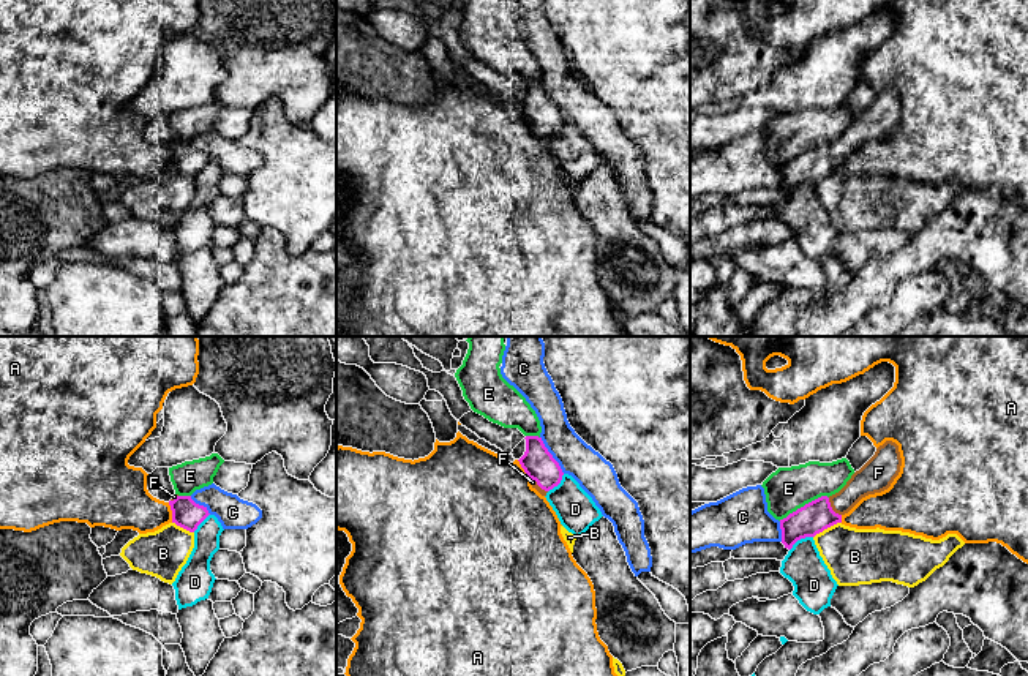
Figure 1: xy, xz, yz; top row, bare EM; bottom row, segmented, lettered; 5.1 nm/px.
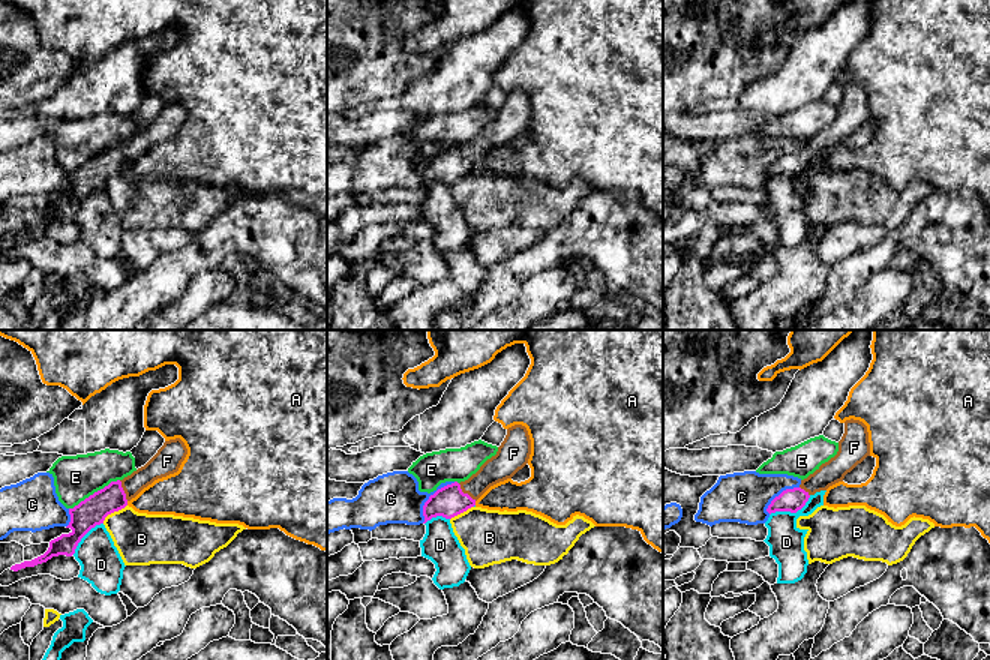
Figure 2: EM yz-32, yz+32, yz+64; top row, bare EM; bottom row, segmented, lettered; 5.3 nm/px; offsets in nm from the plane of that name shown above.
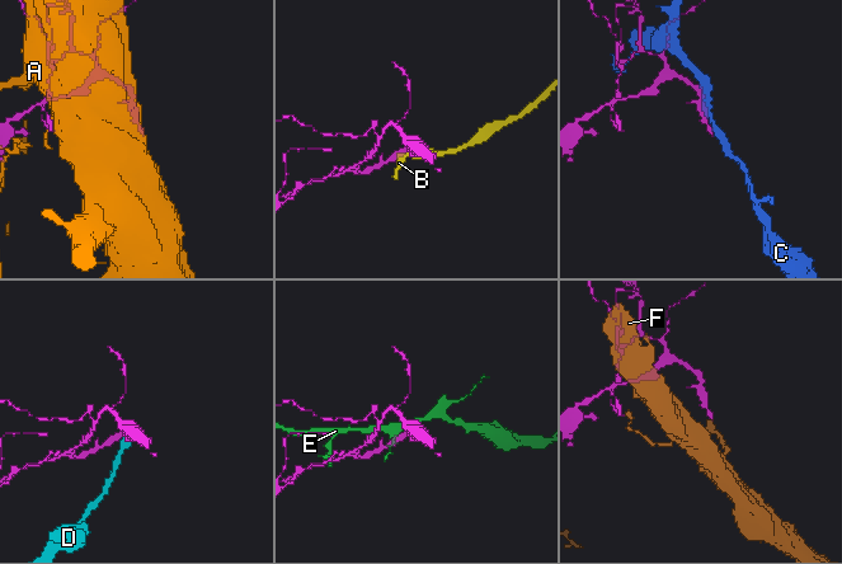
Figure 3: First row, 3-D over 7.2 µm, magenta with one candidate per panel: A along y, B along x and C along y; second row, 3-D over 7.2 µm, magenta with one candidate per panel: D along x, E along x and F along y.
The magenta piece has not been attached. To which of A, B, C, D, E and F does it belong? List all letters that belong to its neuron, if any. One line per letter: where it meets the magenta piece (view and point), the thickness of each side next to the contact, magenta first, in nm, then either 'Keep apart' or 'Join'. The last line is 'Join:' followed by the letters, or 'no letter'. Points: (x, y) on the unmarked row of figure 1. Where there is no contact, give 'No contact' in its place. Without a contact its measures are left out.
A: Touches magenta at xy (172, 158). Thickness 150 nm (magenta) against 260 nm. Keep apart
B: Touches magenta at yz (826, 174). Thickness 160 nm (magenta) against 280 nm. Keep apart
C: Touches magenta at xz (551, 101). Thickness 160 nm (magenta) against 190 nm. Keep apart
D: Touches magenta at yz (799, 185). Thickness 160 nm (magenta) against 200 nm. Keep apart
E: Touches magenta at yz (804, 152). Thickness 160 nm (magenta) against 220 nm. Keep apart
F: Touches magenta at yz (831, 153). Thickness 160 nm (magenta) against 150 nm. Join
Join: F

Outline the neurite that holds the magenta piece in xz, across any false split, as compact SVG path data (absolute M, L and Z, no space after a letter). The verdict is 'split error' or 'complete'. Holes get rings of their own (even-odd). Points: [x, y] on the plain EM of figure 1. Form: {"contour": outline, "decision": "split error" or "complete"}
{"contour": "M526 82L524 85L526 98L518 107L531 125L532 134L546 142L550 136L561 130L564 118L545 93L542 84Z", "decision": "split error"}

